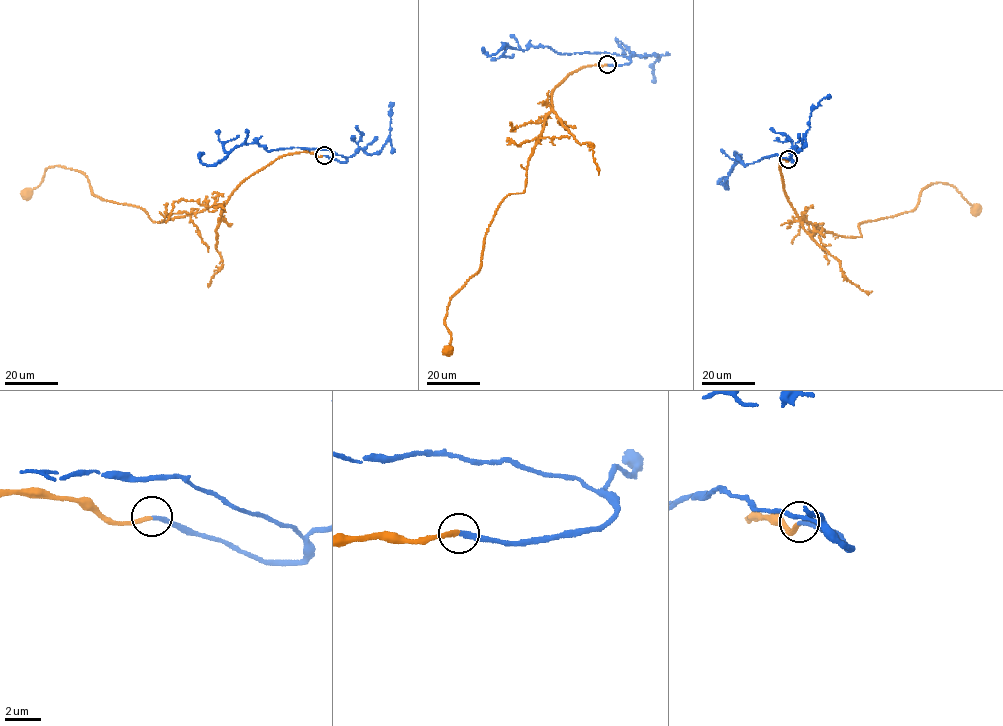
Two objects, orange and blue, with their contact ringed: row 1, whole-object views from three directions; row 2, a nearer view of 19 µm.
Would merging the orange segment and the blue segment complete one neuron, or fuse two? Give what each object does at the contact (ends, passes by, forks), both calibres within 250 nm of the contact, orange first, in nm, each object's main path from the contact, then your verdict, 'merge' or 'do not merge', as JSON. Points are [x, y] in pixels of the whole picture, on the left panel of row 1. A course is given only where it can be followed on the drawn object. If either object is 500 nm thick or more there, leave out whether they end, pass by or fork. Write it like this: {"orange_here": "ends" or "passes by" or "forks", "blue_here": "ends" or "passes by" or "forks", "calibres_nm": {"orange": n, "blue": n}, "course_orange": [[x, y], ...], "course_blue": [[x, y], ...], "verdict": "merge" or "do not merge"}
{"orange_here": "ends", "blue_here": "ends", "calibres_nm": {"orange": 260, "blue": 280}, "course_orange": [[323, 155], [288, 153], [221, 204], [159, 222], [94, 196], [86, 176], [62, 166], [46, 168], [27, 193]], "course_blue": [[324, 155], [346, 161], [328, 150], [267, 151], [253, 142], [212, 165], [199, 158]], "verdict": "merge"}

